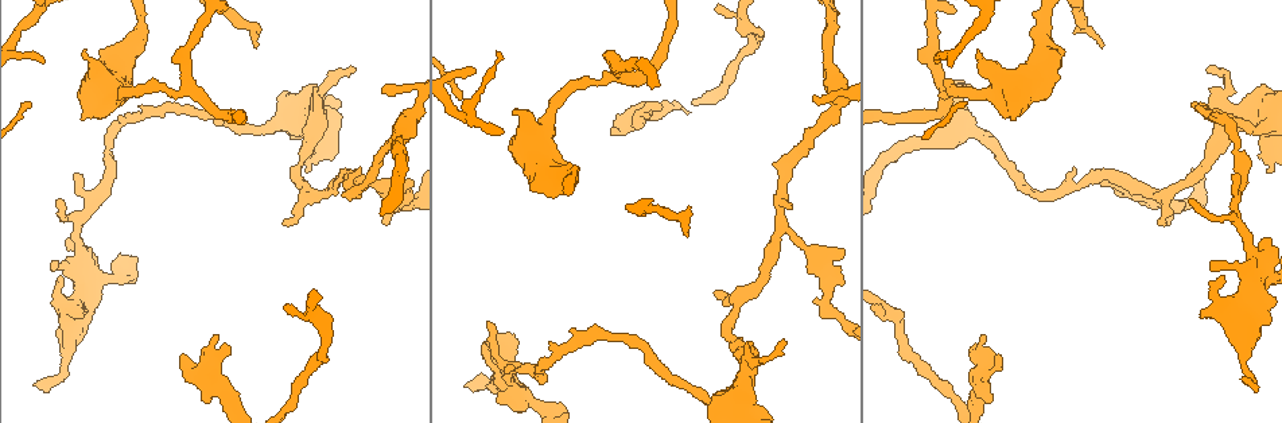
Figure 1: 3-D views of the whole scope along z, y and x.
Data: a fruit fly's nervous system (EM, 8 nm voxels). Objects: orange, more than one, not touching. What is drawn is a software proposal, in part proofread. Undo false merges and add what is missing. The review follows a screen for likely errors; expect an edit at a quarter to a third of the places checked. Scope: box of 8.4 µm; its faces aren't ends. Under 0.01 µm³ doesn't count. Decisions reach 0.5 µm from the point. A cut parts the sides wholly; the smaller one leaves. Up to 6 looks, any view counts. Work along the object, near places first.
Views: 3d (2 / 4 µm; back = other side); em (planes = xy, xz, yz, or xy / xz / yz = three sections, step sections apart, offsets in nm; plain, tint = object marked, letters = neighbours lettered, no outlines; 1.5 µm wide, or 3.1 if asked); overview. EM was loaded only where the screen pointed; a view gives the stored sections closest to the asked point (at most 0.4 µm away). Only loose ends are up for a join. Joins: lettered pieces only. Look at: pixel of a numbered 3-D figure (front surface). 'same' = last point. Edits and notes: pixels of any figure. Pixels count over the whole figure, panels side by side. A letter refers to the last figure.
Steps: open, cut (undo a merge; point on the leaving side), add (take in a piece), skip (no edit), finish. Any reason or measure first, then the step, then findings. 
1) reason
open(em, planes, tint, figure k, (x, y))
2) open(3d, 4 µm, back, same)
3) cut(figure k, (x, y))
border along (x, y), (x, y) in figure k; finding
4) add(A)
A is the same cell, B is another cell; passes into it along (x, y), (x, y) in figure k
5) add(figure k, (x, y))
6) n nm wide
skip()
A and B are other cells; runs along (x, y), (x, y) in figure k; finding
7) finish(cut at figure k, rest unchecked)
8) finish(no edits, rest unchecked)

arms part here
open(em, planes, tint, figure 1, (309, 195))

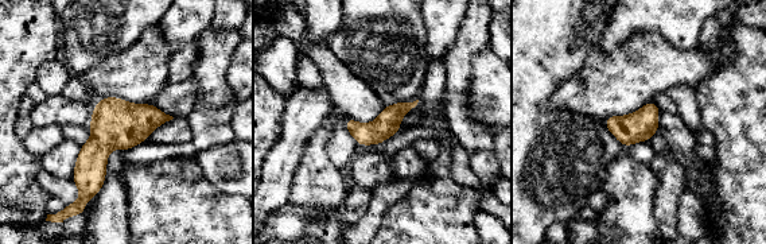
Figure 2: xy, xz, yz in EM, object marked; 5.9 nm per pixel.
open(em, planes, letters, same)

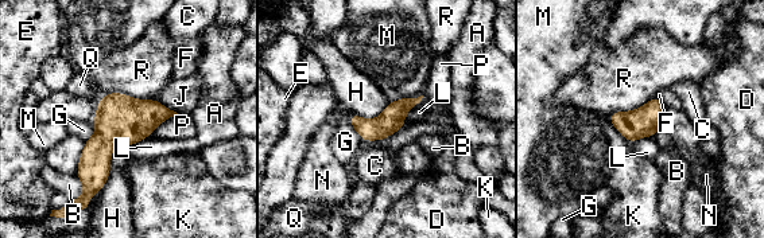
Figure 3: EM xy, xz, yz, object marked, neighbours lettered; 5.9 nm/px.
skip()
A, B, C, D, E, F, G, H, J, K, L, M, N, P, Q and R are other cells; border along (103, 94), (124, 93), (154, 100) in figure 3; all the same cell

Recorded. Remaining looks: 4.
open(3d, 4 µm, figure 1, (1101, 45))

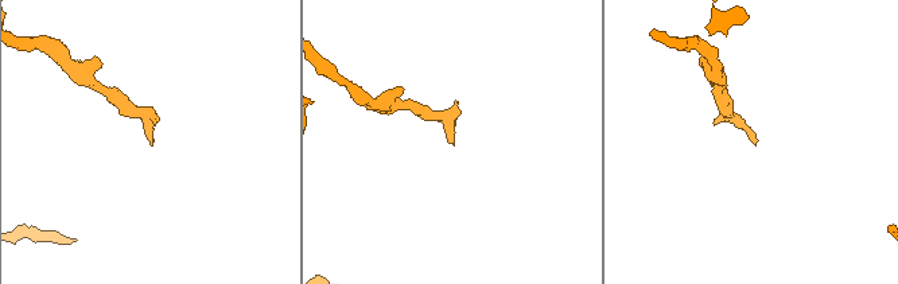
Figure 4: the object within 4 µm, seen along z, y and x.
open(em, yz, step 8, letters, figure 4, (153, 142))

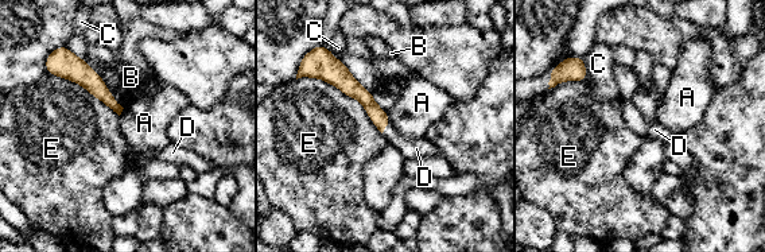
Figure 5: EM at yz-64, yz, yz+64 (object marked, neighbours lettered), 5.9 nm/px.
cut it another way
open(em, planes, letters, same)

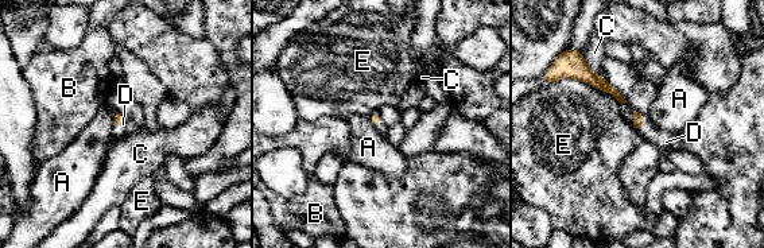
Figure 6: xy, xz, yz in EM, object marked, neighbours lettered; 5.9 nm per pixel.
add(D)
D is the same cell, A, B, C and E are other cells; passes into it along (636, 116), (640, 121), (666, 142) in figure 6; the cell continues

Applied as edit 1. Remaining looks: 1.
tapers out
open(em, planes, letters, figure 1, (504, 369))

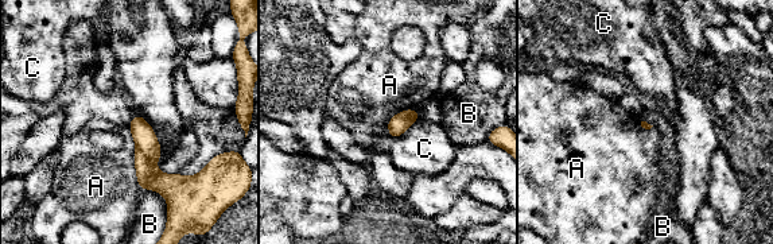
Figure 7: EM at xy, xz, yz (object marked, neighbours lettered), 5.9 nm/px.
skip()
A, B and C are other cells; runs along (136, 119), (146, 169), (171, 194) in figure 7; none of them fits

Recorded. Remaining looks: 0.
finish(add at figure 6, rest unchecked)

